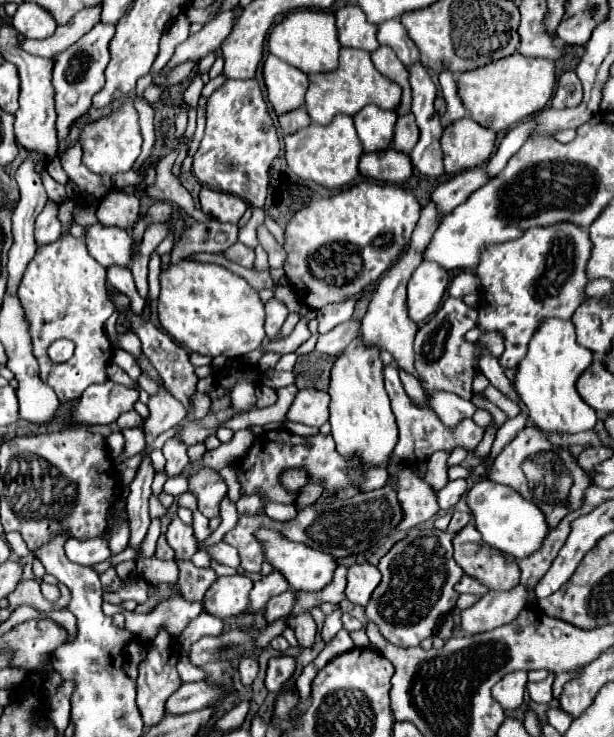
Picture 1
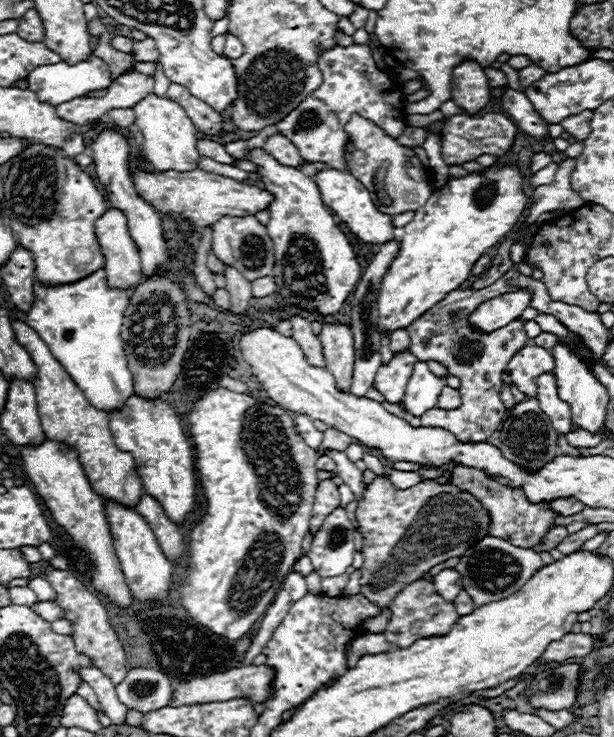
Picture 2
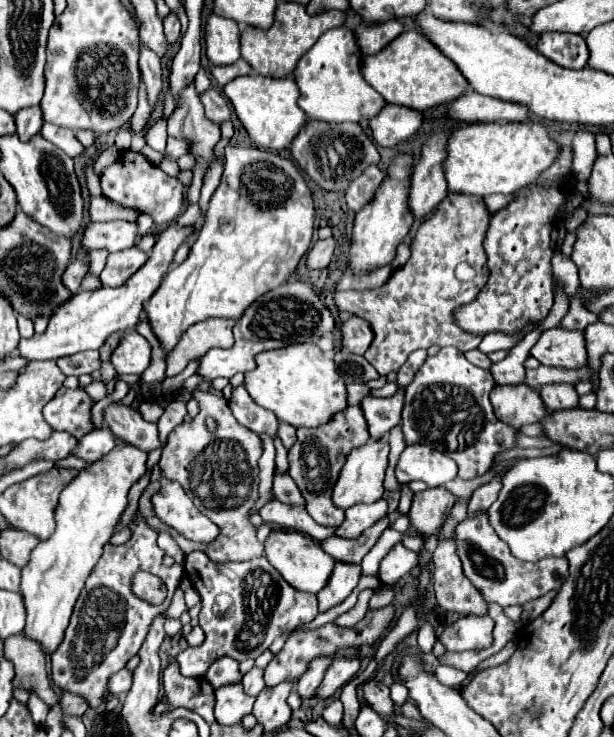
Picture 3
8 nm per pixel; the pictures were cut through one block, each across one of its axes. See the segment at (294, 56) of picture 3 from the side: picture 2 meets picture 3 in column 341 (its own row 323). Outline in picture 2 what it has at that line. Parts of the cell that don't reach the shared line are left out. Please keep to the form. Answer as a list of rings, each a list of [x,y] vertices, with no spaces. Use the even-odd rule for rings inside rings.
[[[12,320],[12,328],[16,332],[16,340],[28,348],[32,362],[36,364],[38,376],[32,380],[36,390],[36,404],[40,414],[42,430],[48,438],[66,440],[80,452],[80,462],[86,470],[86,476],[94,488],[96,494],[102,498],[114,498],[122,504],[136,506],[142,494],[142,482],[136,472],[136,464],[130,452],[122,452],[112,438],[112,432],[108,428],[108,414],[104,410],[94,408],[84,392],[76,386],[76,382],[70,378],[70,374],[64,370],[64,366],[52,356],[50,348],[42,342],[42,338],[22,320]]]

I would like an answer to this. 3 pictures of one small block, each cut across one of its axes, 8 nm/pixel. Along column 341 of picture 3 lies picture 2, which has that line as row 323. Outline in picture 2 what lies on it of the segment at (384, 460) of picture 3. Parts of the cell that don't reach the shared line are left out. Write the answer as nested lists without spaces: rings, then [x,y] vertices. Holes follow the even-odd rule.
[[[516,290],[504,296],[496,296],[476,308],[476,312],[470,316],[470,324],[478,326],[484,332],[492,332],[494,328],[502,328],[504,324],[520,318],[522,310],[530,306],[530,300],[532,294],[528,290]]]

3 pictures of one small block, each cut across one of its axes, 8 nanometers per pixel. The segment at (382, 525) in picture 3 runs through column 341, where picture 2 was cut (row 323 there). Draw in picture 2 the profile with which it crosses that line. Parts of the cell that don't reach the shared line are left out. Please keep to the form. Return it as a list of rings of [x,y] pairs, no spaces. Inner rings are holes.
[[[538,314],[536,316],[536,322],[540,324],[542,332],[550,332],[550,334],[556,334],[558,338],[566,338],[566,336],[574,336],[570,334],[554,316],[548,316],[548,314]]]

